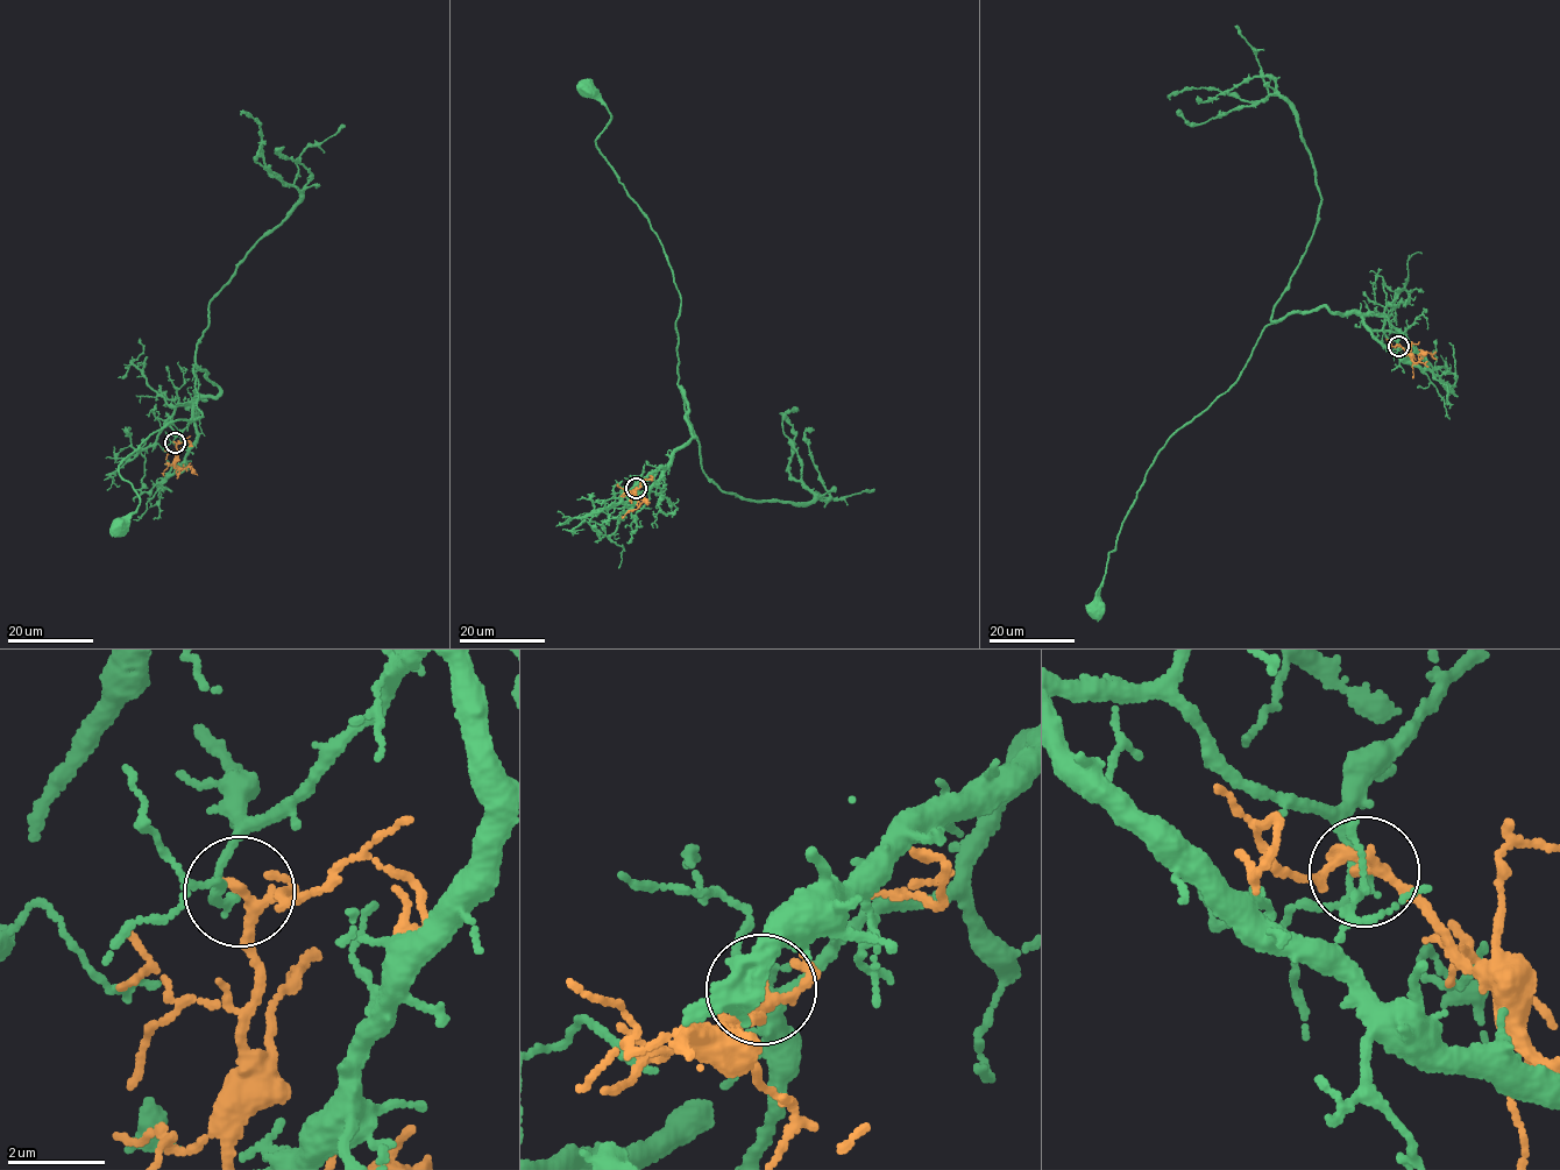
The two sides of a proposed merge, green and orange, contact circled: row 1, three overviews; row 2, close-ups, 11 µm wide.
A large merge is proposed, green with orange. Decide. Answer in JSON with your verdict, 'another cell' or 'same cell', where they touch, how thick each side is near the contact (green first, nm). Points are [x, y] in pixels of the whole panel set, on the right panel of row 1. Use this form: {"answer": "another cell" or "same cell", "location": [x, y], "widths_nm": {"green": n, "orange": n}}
{"answer": "another cell", "location": [1398, 346], "widths_nm": {"green": 130, "orange": 220}}

